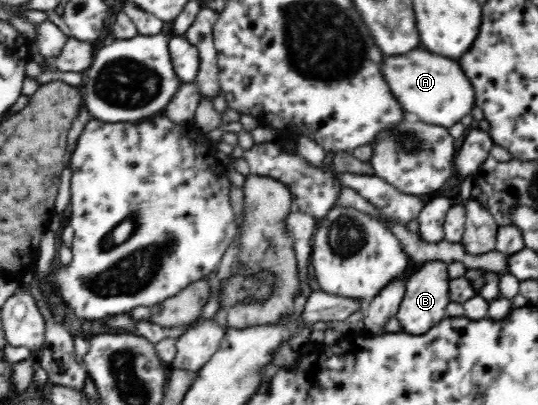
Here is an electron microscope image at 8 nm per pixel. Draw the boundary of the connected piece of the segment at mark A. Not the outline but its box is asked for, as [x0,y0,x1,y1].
[383,50,477,130]

